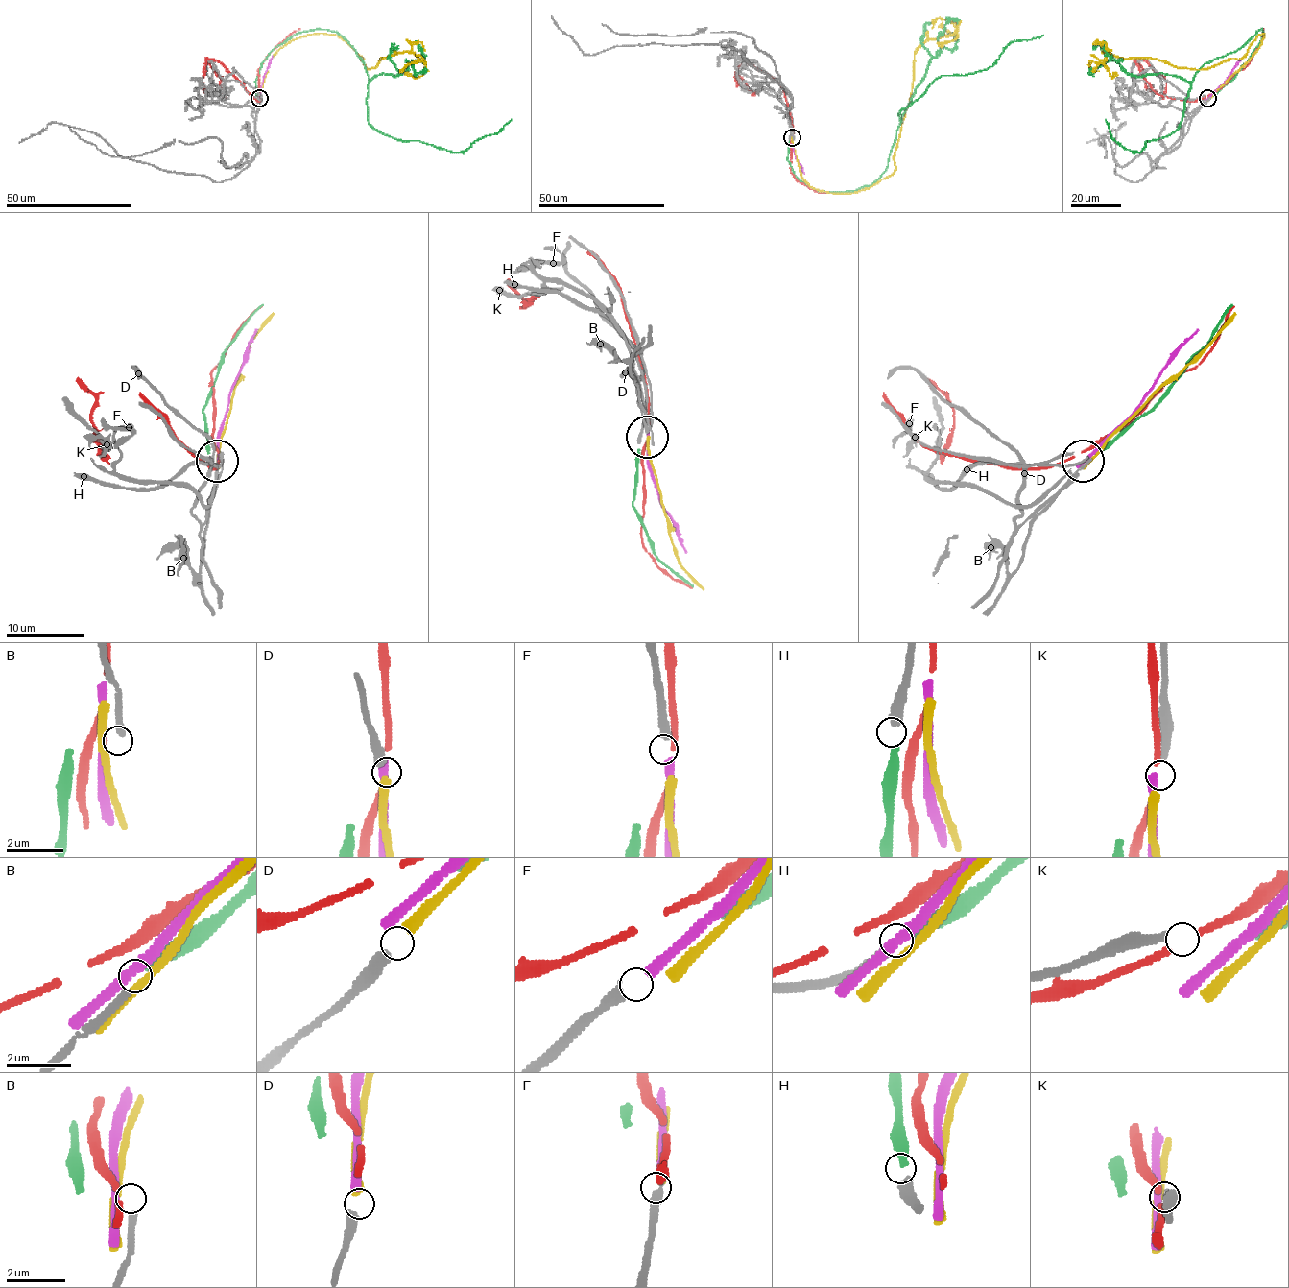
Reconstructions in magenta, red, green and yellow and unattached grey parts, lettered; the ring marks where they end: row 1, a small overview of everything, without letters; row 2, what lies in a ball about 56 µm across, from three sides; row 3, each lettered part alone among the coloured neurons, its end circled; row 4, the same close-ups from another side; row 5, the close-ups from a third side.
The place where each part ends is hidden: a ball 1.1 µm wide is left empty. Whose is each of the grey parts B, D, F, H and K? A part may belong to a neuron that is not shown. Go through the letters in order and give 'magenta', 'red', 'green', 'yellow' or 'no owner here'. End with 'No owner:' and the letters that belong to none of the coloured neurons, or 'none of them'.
B: no owner here
D: yellow
F: magenta
H: green
K: no owner here
No owner: B, K

